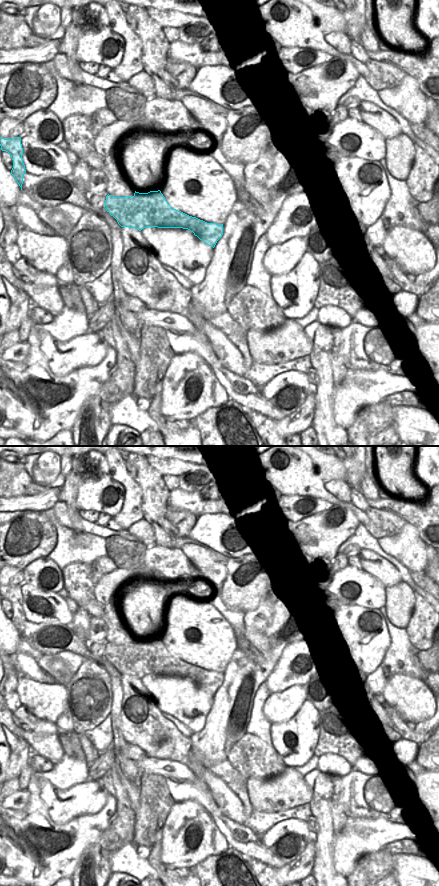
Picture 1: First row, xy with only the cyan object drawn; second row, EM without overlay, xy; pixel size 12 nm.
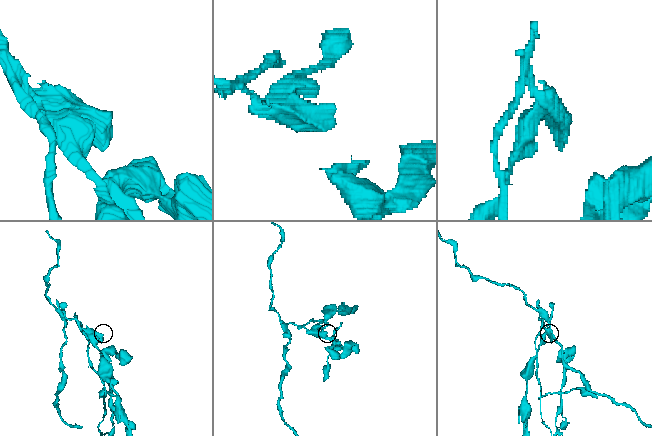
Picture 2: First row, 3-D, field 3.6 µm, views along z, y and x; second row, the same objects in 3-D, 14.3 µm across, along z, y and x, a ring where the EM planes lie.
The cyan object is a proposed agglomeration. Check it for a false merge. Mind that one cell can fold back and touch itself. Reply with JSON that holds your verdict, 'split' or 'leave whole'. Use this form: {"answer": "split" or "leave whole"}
{"answer": "split"}

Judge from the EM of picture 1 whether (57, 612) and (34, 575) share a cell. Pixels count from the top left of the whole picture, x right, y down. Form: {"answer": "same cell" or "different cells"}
{"answer": "different cells"}

